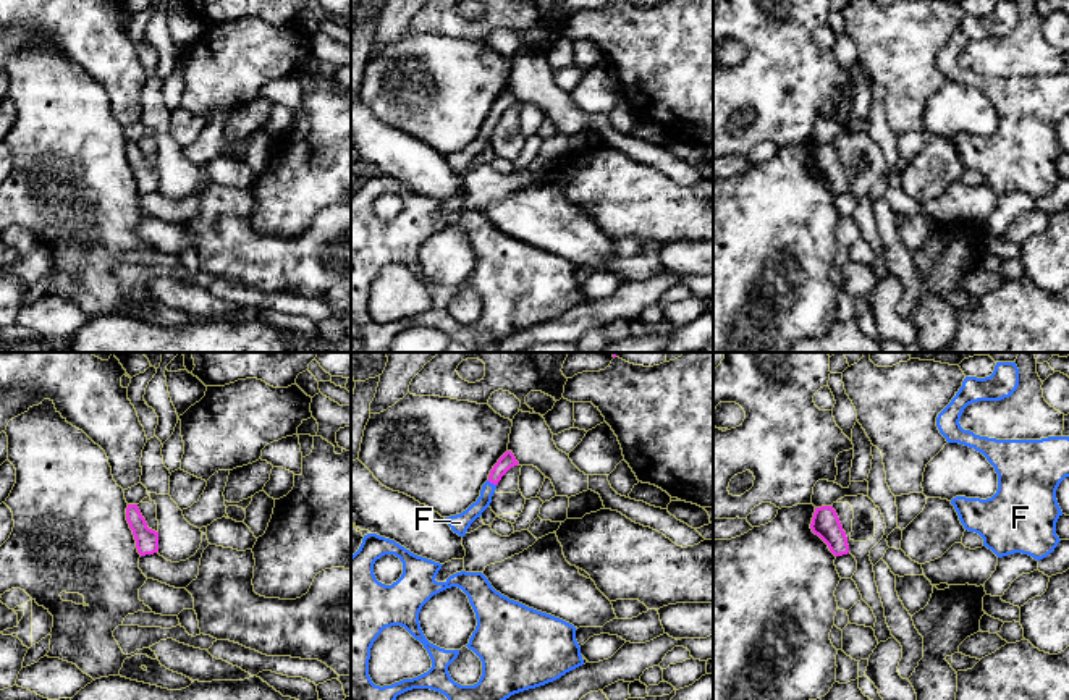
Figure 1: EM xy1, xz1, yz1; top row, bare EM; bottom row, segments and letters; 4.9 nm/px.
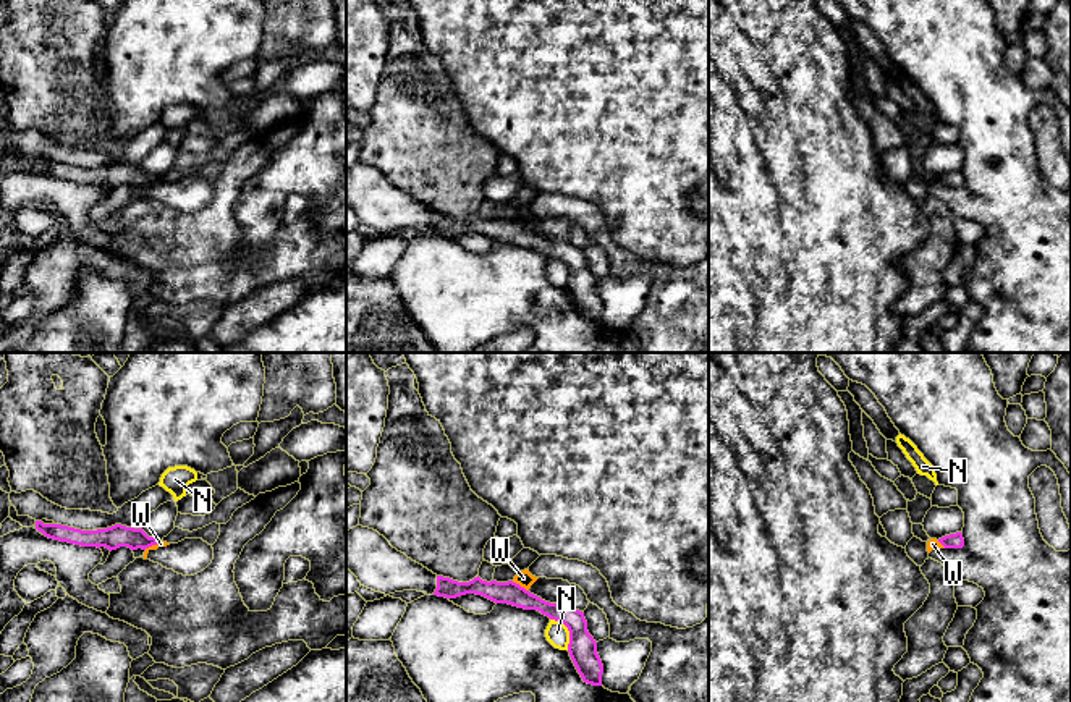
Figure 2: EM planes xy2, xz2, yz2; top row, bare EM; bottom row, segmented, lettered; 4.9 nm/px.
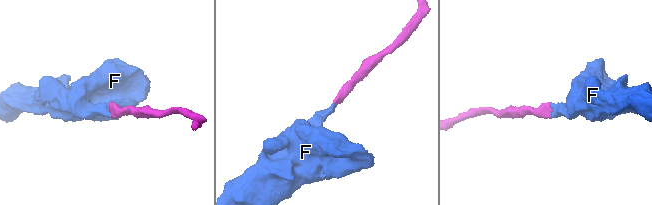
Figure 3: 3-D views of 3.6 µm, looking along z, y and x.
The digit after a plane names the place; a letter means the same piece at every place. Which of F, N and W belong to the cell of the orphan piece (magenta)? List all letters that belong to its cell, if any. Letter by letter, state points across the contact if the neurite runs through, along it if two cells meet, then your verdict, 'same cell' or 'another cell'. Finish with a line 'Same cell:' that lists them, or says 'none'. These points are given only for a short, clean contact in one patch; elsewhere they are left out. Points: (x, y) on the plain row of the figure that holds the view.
F: runs through xz1 (507, 99), (492, 120), (485, 136), (463, 159); same cell
N: border along xz2 (550, 256), (567, 266), (568, 287); another cell
W: border along xz2 (512, 219), (528, 228); another cell
Same cell: F

